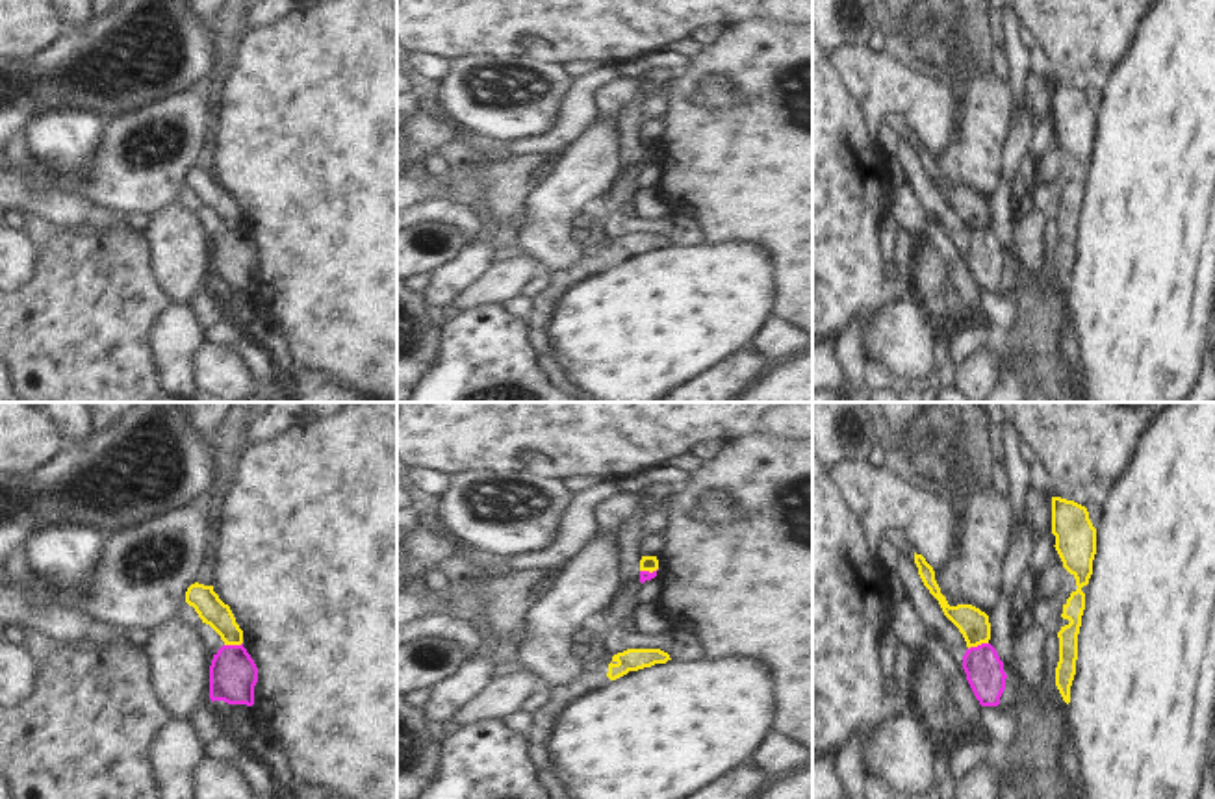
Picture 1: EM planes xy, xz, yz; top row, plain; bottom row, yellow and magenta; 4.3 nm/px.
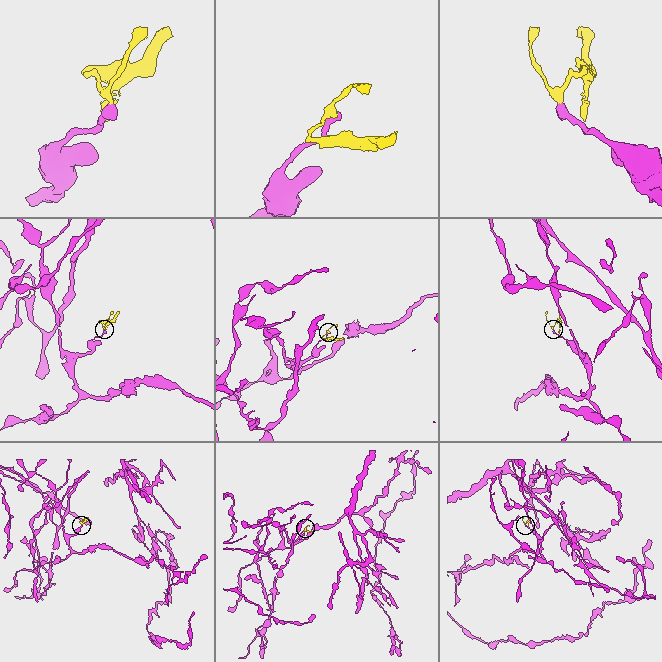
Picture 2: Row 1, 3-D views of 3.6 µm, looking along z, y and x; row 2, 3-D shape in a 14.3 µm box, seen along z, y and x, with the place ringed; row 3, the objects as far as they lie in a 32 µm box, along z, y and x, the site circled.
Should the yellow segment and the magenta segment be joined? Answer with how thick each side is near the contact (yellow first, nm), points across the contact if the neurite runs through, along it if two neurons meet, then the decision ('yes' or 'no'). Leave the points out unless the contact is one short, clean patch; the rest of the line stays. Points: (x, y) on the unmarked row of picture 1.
140 nm thick on the yellow side, 160 nm on the other; border along yz (987, 227), (969, 234); no

